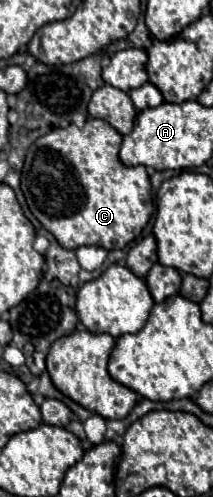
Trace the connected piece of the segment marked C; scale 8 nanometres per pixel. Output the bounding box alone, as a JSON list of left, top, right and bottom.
[21,117,153,251]

